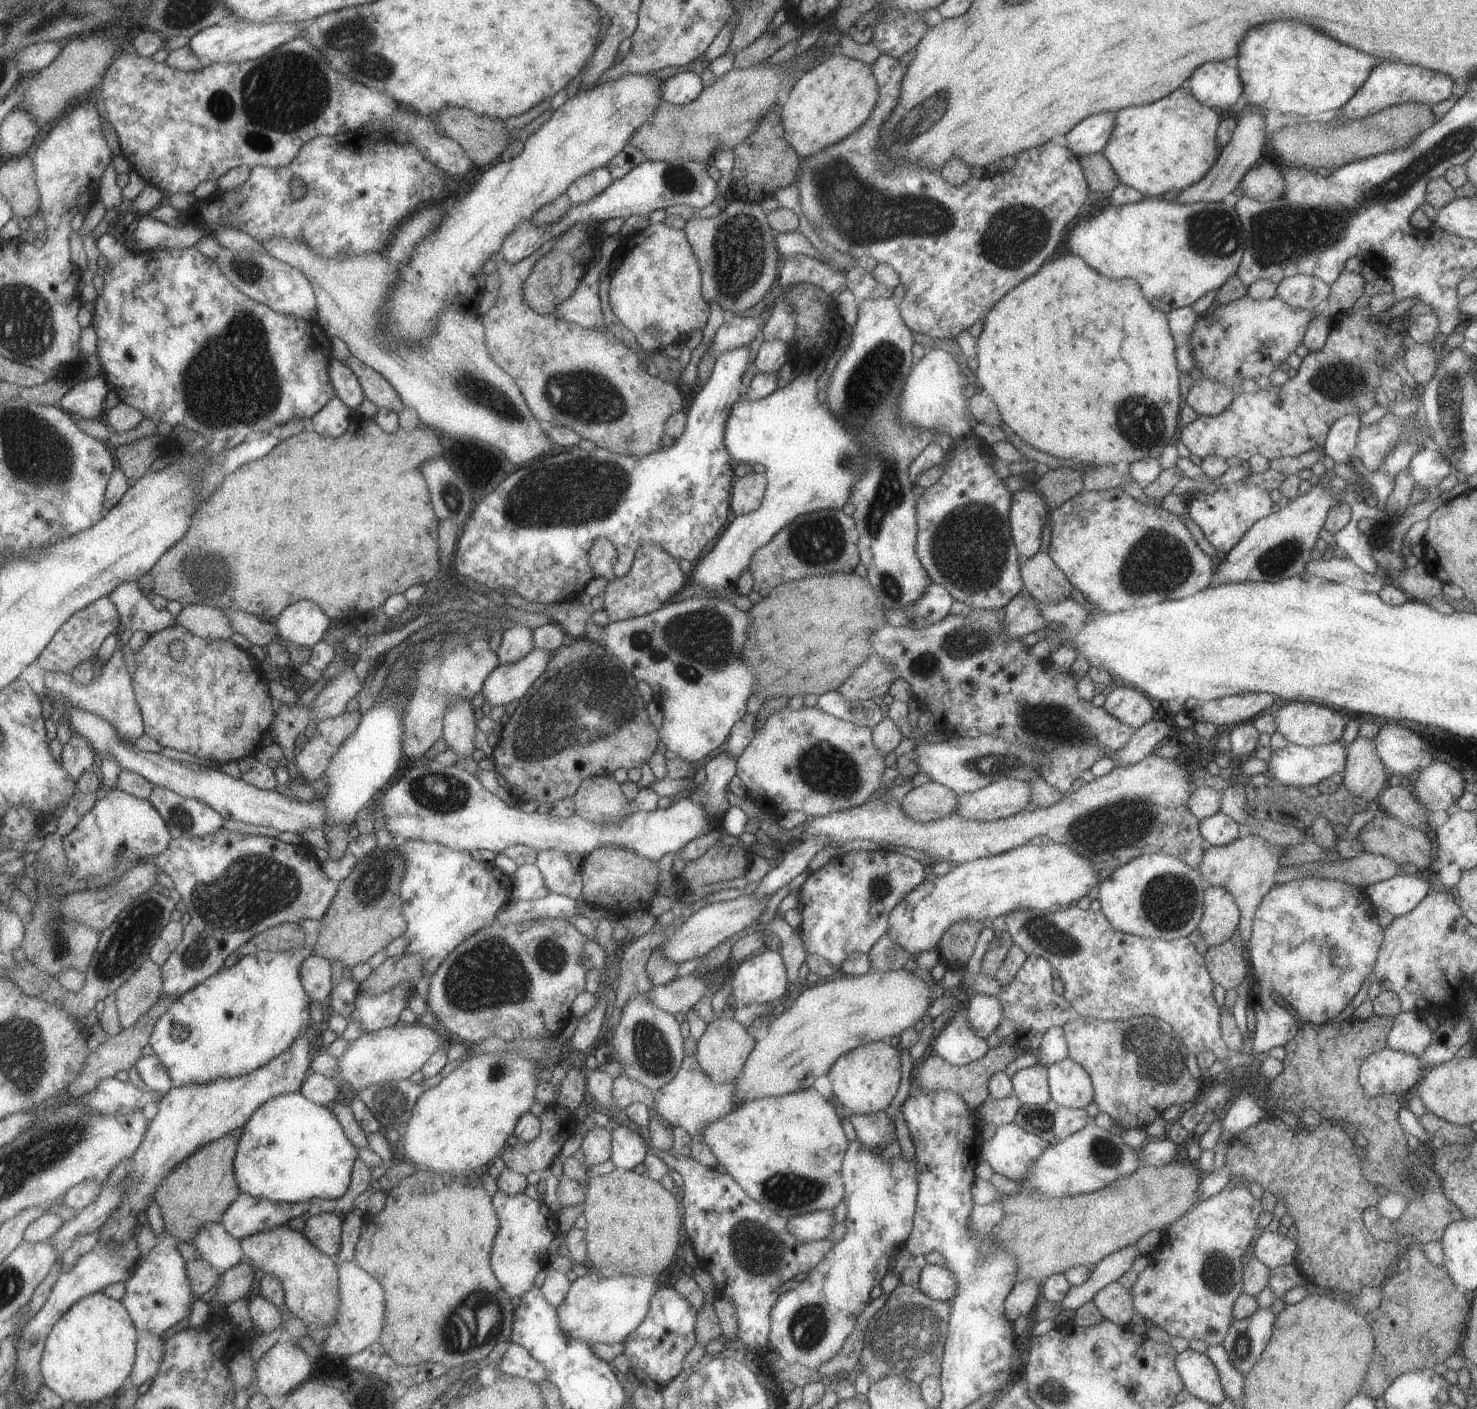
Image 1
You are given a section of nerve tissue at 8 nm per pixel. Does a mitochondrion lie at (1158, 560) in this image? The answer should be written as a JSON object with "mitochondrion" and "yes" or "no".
{"mitochondrion":"yes"}

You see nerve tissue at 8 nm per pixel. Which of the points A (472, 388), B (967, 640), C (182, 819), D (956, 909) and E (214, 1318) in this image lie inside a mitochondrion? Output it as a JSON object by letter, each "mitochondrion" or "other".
{"A":"mitochondrion","B":"mitochondrion","C":"mitochondrion","D":"other","E":"other"}

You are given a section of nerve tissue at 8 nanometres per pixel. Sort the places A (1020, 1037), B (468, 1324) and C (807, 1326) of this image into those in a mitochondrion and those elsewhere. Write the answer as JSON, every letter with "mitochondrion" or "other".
{"A":"other","B":"mitochondrion","C":"mitochondrion"}

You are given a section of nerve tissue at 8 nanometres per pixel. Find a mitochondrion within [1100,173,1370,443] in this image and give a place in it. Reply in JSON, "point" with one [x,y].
{"point":[1212,231]}

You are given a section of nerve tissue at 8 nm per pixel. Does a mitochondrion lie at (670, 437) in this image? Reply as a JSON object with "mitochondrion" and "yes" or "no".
{"mitochondrion":"no"}

